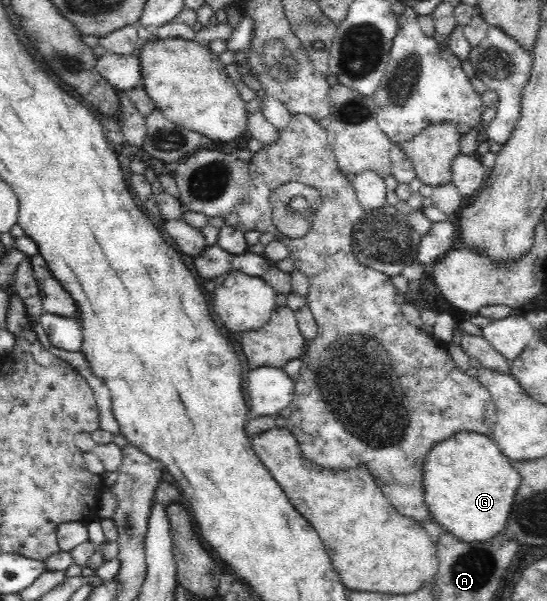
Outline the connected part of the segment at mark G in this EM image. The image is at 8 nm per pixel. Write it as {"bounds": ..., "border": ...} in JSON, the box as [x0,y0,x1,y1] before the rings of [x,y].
{"bounds":[422,433,520,543],"border":[[[460,433],[454,435],[454,439],[450,438],[446,443],[438,443],[438,447],[434,447],[430,459],[426,459],[422,486],[429,513],[436,523],[442,525],[446,533],[454,535],[460,542],[488,543],[506,527],[506,519],[514,505],[520,482],[519,471],[514,469],[513,462],[500,453],[491,437],[479,433]]]}

